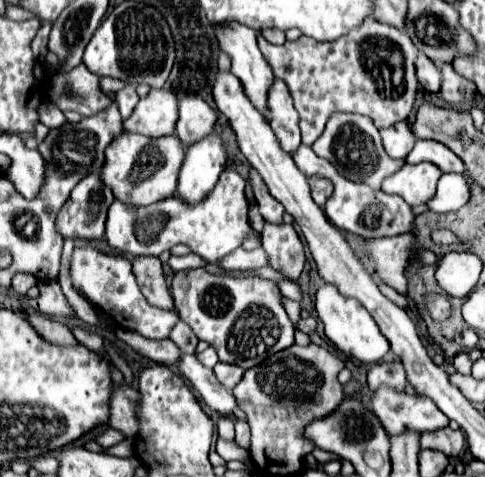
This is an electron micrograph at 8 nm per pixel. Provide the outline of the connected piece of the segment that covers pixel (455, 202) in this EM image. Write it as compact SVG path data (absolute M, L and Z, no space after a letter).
M443 174L437 184L437 192L427 200L429 210L433 212L453 212L459 210L469 200L469 190L461 174Z

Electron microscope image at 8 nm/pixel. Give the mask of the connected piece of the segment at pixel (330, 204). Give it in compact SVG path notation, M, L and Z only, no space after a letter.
M299 146L299 152L293 156L297 168L307 174L311 172L313 176L325 176L331 178L335 192L333 196L327 200L325 204L325 214L329 218L329 222L333 226L337 226L343 232L351 232L357 234L361 238L383 238L383 236L397 236L397 234L405 234L411 230L411 222L413 222L413 212L411 206L405 204L403 198L399 196L391 196L385 194L383 190L373 190L367 184L359 184L359 182L351 182L343 176L339 176L339 172L335 170L333 164L329 164L327 160L319 158L309 146Z

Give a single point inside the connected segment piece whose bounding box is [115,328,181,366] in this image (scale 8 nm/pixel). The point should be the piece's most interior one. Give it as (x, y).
(164, 351)

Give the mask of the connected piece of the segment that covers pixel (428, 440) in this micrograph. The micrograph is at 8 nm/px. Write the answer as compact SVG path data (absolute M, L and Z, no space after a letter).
M451 428L423 432L421 434L421 448L439 450L449 458L457 458L465 448L465 434L461 430L451 430Z

